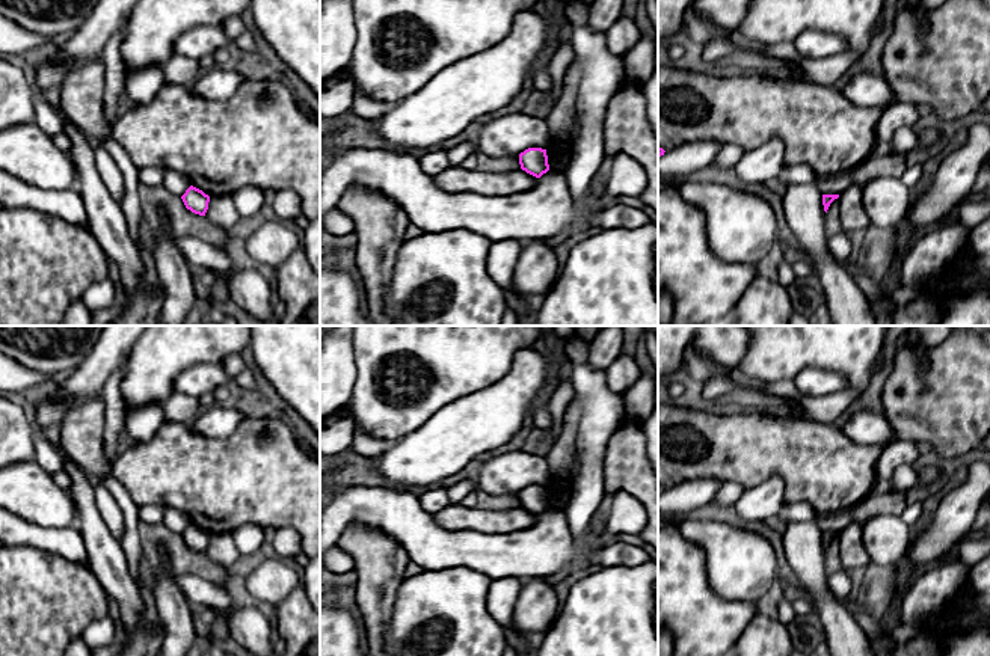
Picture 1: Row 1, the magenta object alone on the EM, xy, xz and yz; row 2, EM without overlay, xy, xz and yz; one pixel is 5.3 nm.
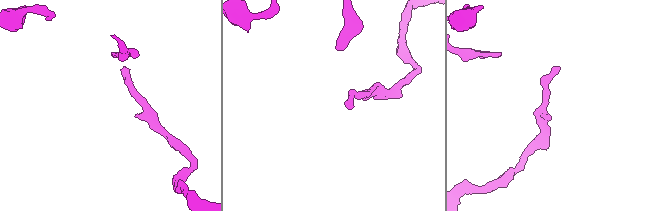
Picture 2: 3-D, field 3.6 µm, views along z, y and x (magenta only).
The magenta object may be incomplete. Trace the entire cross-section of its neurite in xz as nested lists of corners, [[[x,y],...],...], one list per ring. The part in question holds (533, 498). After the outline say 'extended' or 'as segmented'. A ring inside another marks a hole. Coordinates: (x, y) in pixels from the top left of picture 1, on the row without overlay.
[[[528,486],[519,492],[521,507],[527,511],[540,516],[549,508],[546,487]]] | as segmented

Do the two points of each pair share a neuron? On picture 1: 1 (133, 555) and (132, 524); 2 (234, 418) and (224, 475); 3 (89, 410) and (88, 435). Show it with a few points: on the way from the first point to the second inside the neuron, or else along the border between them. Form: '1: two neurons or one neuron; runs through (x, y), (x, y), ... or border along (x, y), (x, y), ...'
1: one neuron; runs through (132, 548), (132, 531)
2: two neurons; border along (246, 415), (225, 438), (205, 438), (196, 433)
3: one neuron; runs through (89, 416), (88, 429)

